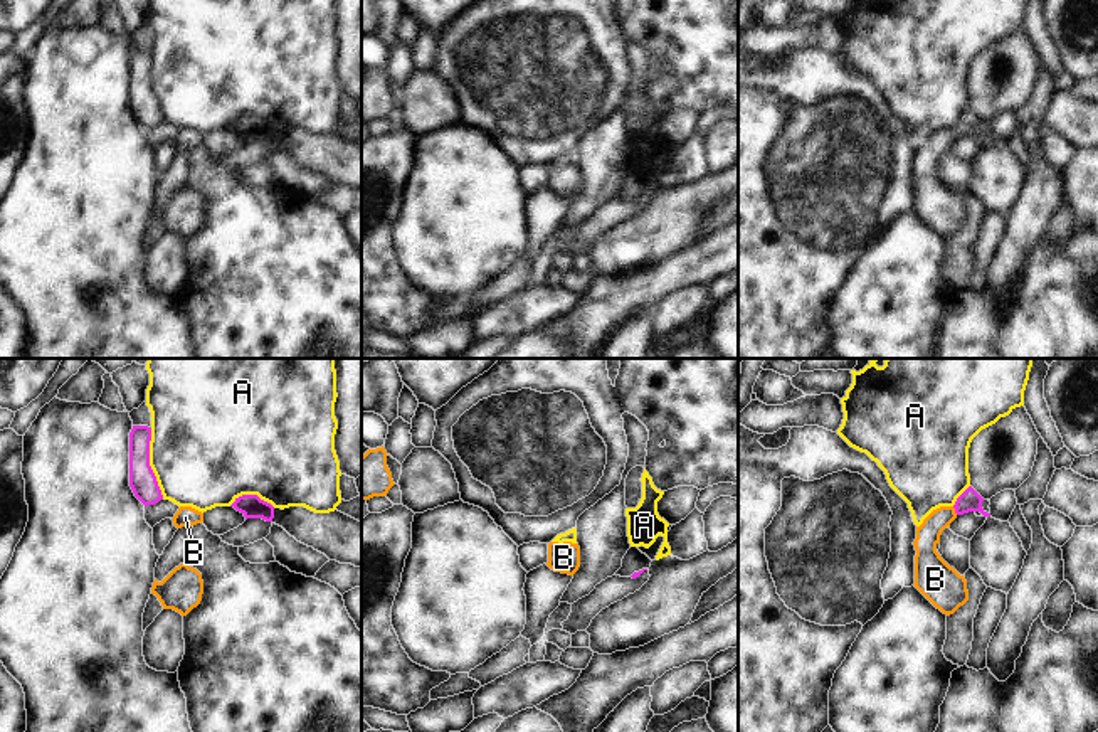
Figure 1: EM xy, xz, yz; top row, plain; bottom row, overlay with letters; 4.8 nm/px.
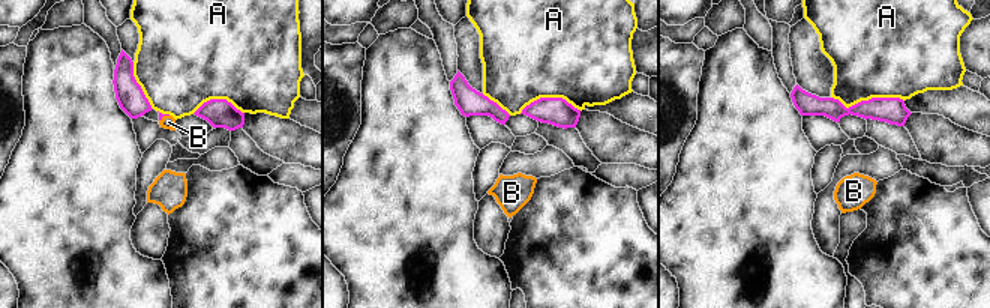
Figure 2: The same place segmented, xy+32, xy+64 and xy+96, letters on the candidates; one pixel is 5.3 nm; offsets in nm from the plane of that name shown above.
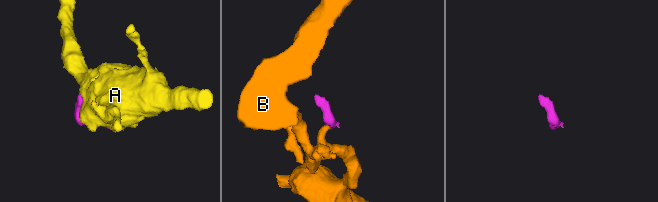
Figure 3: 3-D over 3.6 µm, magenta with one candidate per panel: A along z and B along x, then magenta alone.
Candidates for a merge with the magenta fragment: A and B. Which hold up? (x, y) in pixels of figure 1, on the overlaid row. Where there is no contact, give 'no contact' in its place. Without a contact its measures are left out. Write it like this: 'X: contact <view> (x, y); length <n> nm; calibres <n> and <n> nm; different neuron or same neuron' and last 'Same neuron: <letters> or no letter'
A: contact xy (148, 463); length 360 nm; calibres 130 and 480 nm; different neuron
B: contact yz (955, 510); length 50 nm; calibres 100 and 110 nm; same neuron
Same neuron: B

